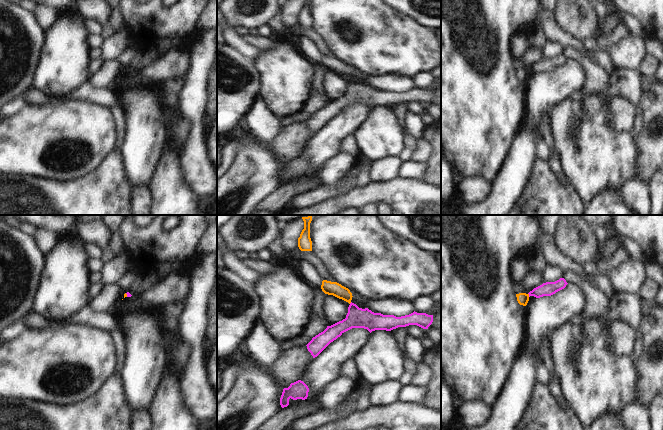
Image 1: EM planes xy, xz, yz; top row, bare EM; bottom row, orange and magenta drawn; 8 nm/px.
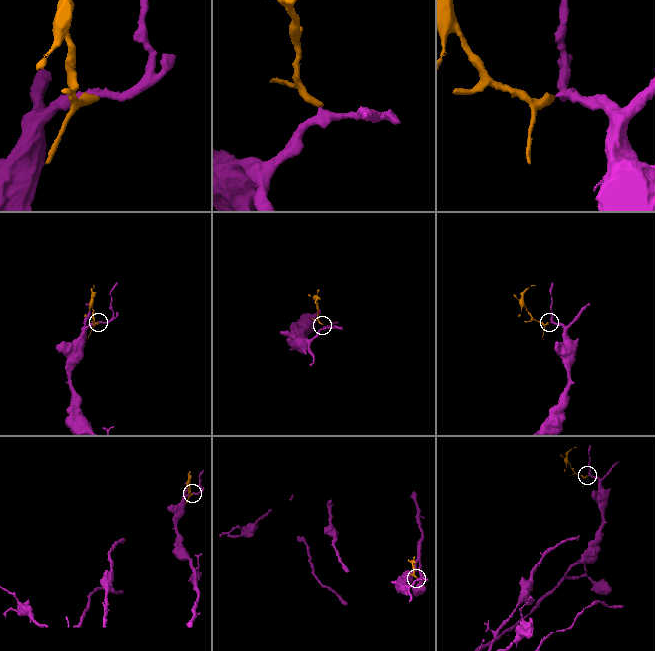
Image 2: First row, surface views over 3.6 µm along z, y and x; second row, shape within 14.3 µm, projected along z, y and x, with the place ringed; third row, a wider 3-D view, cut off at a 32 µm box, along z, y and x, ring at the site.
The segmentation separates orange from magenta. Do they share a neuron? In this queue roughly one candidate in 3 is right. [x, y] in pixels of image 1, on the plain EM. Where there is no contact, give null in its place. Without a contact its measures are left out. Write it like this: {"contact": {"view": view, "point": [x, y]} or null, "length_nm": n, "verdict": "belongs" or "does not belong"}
{"contact": {"view": "yz", "point": [528, 71]}, "length_nm": 30, "verdict": "does not belong"}

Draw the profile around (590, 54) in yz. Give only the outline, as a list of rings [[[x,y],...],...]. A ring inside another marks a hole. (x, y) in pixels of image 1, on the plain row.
[[[576,44],[578,49],[579,49],[579,52],[583,55],[585,55],[586,57],[590,58],[594,63],[598,64],[599,65],[599,61],[598,61],[598,58],[597,56],[595,55],[595,53],[591,50],[586,50],[584,48],[582,48],[579,44]]]

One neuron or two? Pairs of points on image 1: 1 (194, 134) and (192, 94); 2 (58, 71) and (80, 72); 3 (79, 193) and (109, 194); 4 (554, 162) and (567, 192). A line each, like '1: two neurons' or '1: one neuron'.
1: one neuron
2: one neuron
3: one neuron
4: two neurons

